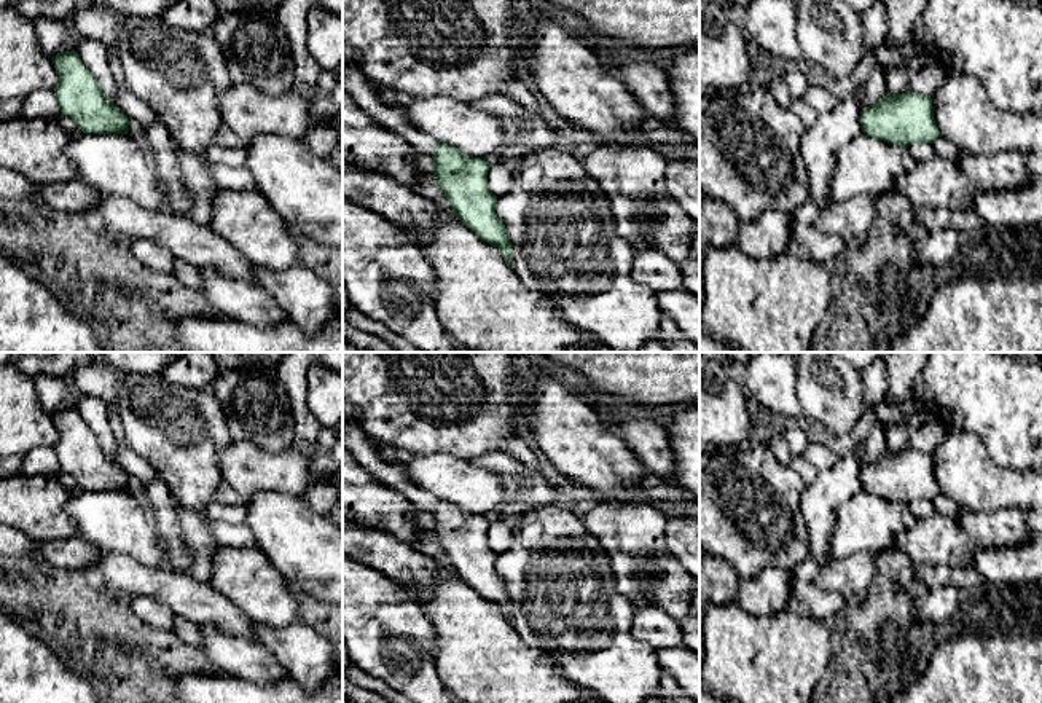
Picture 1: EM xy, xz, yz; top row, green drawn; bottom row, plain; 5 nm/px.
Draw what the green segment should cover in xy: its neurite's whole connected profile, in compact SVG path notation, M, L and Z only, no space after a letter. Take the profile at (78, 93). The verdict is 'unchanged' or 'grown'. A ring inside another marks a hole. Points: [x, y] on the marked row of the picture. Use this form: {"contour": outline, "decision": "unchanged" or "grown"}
{"contour": "M61 51L51 61L59 75L54 94L62 115L72 118L83 134L127 134L129 118L104 96L100 81L76 51Z", "decision": "unchanged"}

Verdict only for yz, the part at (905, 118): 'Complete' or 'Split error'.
Complete

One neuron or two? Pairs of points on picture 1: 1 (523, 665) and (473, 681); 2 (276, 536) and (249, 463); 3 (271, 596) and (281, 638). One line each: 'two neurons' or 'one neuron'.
1: one neuron
2: two neurons
3: two neurons

